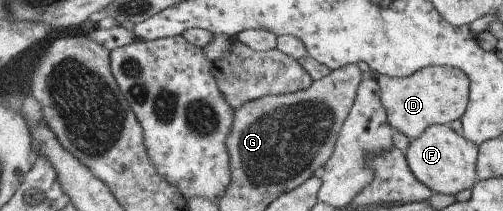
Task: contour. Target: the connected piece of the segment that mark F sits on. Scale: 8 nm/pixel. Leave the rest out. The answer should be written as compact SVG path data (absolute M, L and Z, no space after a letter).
M432 124L419 138L410 140L405 155L411 172L426 188L436 193L455 195L471 189L476 179L478 145L467 141L451 129L449 124Z

